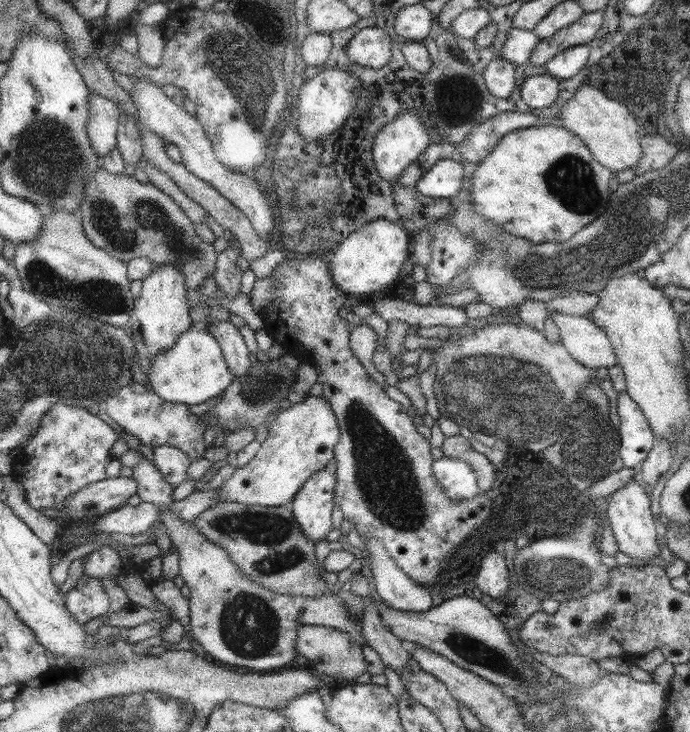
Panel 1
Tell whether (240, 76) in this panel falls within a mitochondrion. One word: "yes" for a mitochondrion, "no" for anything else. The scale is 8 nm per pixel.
yes

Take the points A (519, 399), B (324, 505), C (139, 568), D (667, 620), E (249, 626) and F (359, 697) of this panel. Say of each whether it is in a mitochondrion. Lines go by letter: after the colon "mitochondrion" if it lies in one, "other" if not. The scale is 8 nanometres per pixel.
A: mitochondrion
B: other
C: other
D: other
E: mitochondrion
F: other

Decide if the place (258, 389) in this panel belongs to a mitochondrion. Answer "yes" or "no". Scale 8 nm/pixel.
yes

